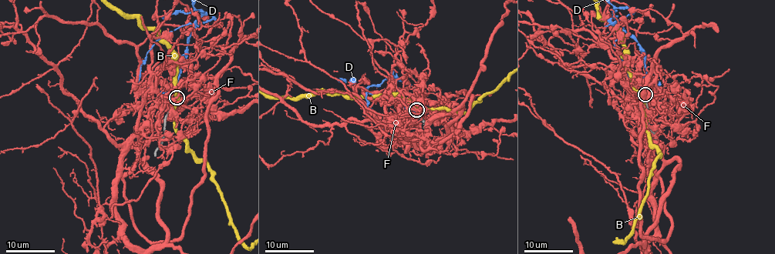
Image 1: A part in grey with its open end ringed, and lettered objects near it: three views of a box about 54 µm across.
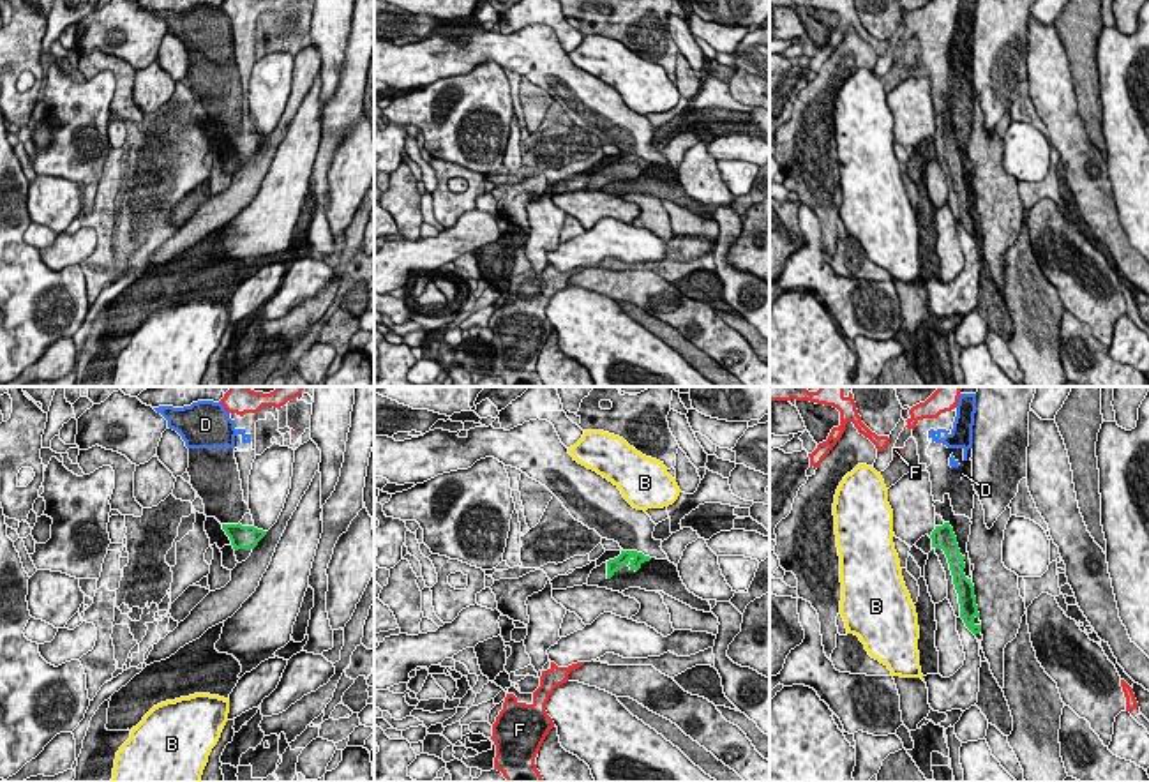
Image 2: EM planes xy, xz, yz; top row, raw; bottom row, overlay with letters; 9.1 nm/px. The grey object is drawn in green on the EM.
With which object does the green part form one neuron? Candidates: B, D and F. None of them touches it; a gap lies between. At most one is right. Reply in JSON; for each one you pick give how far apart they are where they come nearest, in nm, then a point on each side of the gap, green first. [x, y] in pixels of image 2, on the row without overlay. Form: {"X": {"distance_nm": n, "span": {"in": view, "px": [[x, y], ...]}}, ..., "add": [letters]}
{"D": {"distance_nm": 420, "span": {"in": "yz", "px": [[948, 127], [962, 83]]}}, "add": ["D"]}

